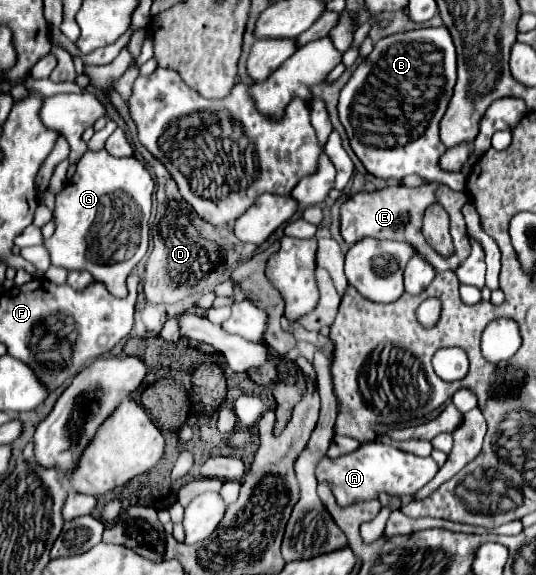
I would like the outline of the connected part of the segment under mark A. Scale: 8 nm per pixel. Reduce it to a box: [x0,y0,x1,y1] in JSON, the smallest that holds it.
[317,442,439,506]

